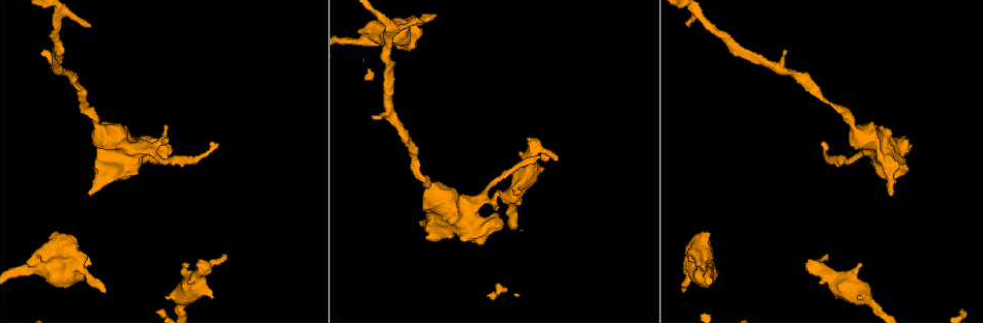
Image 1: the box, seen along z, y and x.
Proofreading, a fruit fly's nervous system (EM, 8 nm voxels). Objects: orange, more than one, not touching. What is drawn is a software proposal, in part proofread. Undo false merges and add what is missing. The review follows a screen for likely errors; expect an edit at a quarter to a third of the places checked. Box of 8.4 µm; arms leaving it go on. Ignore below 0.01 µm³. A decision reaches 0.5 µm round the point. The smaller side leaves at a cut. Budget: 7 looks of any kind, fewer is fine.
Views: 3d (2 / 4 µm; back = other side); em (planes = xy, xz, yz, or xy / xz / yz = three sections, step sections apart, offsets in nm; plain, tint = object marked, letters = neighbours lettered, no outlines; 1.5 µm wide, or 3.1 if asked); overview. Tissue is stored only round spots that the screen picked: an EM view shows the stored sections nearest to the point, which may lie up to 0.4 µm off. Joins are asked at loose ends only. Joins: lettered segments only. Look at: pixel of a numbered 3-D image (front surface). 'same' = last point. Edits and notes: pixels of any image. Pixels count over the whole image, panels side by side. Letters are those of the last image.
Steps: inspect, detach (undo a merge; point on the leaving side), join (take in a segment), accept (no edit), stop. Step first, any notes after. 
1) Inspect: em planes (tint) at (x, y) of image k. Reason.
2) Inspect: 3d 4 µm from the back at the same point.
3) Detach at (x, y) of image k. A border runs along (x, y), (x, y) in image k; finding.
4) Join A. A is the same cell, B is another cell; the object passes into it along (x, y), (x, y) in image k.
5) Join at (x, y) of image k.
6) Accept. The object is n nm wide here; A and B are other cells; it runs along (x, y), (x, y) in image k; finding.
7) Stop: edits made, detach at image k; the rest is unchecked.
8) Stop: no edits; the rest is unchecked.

Inspect: 3d 2 µm at (377, 118) of image 1. Free end.

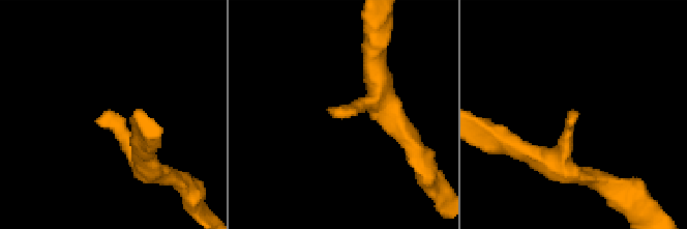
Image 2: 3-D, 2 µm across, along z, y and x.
Inspect: em yz step 4 (letters) at (337, 113) of image 2. Shape alone is not enough.

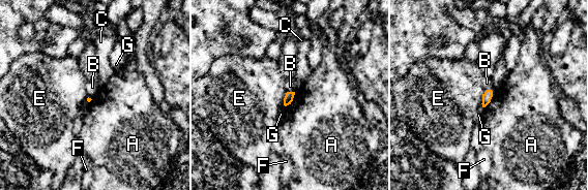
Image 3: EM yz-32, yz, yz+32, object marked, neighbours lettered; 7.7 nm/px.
Inspect: em planes (letters) at the same point. Cut it another way.

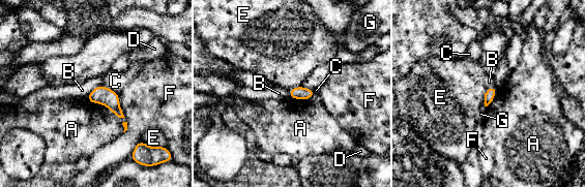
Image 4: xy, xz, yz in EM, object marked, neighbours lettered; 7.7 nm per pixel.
Accept. A, B, C, D, E, F and G are other cells; a border runs along (86, 99), (124, 118) in image 4; no lettered segment goes on from it.

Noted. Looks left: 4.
Inspect: 3d 4 µm at (99, 124) of image 1. Sudden change in width.

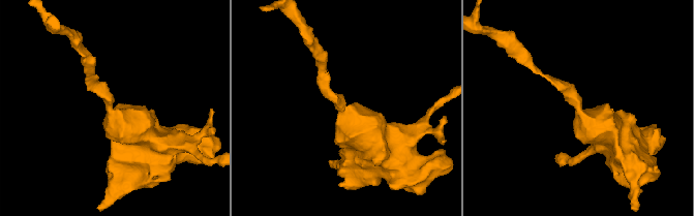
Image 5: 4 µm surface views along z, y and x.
Inspect: em planes (letters) at (116, 111) of image 5. 3 arms meet here; shape alone is not enough.

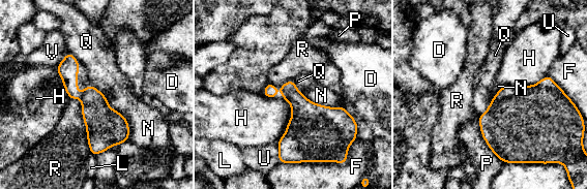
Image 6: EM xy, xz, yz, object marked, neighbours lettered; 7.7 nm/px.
Accept. D, F, H, L, N, P, Q, R, U and V are other cells; it runs along (68, 55), (95, 152) in image 6; all the same neuron.

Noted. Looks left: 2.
Stop: no edits; the rest is unchecked.

